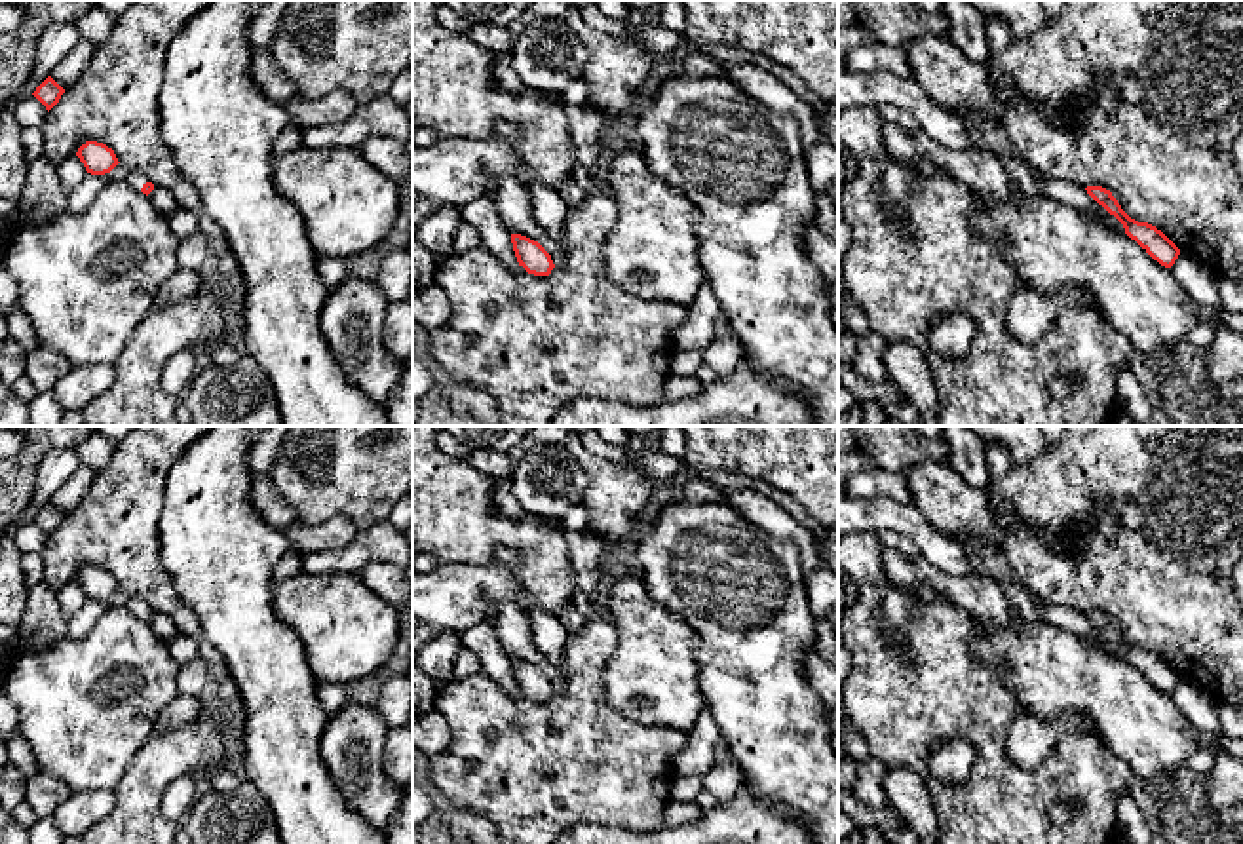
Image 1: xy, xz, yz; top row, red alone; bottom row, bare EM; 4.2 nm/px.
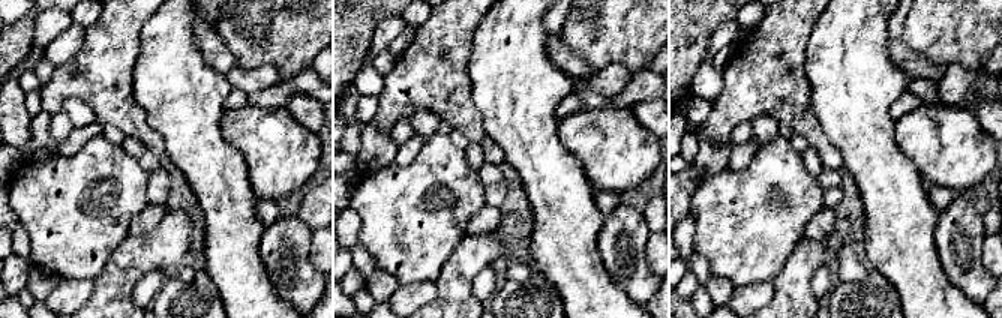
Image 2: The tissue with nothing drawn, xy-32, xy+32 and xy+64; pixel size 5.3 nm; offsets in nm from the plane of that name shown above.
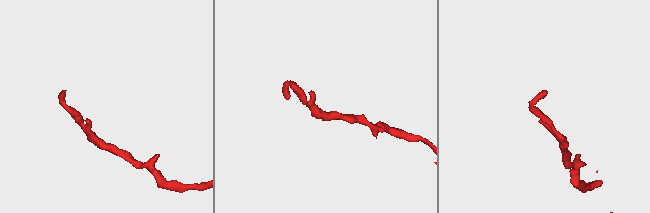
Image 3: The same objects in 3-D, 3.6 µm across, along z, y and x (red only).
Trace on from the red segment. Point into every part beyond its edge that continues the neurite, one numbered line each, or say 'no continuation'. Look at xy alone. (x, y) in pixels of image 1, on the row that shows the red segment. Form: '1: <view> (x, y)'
1: xy (135, 179)

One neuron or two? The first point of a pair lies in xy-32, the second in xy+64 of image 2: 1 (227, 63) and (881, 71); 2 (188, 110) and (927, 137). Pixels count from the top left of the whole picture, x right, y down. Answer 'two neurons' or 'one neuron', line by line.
1: two neurons
2: two neurons

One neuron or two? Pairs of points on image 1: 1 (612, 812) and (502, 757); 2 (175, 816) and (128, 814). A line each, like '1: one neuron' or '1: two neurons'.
1: one neuron
2: two neurons

